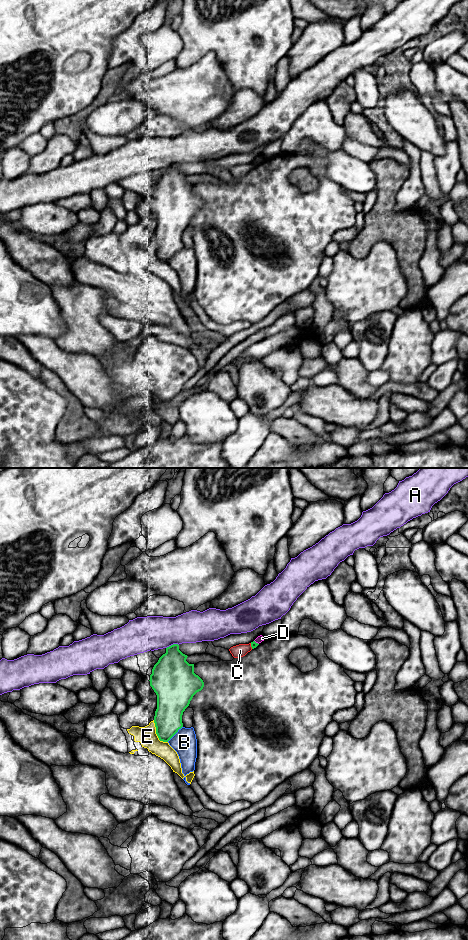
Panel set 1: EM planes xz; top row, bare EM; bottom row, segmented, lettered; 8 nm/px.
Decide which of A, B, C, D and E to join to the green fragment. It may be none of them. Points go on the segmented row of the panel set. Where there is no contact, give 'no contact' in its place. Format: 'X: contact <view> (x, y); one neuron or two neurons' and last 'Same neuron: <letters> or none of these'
A: contact xz (173, 644); two neurons
B: contact xz (174, 734); two neurons
C: contact xz (251, 646); two neurons
D: contact xz (255, 642); two neurons
E: contact xz (156, 733); two neurons
Same neuron: none of these

